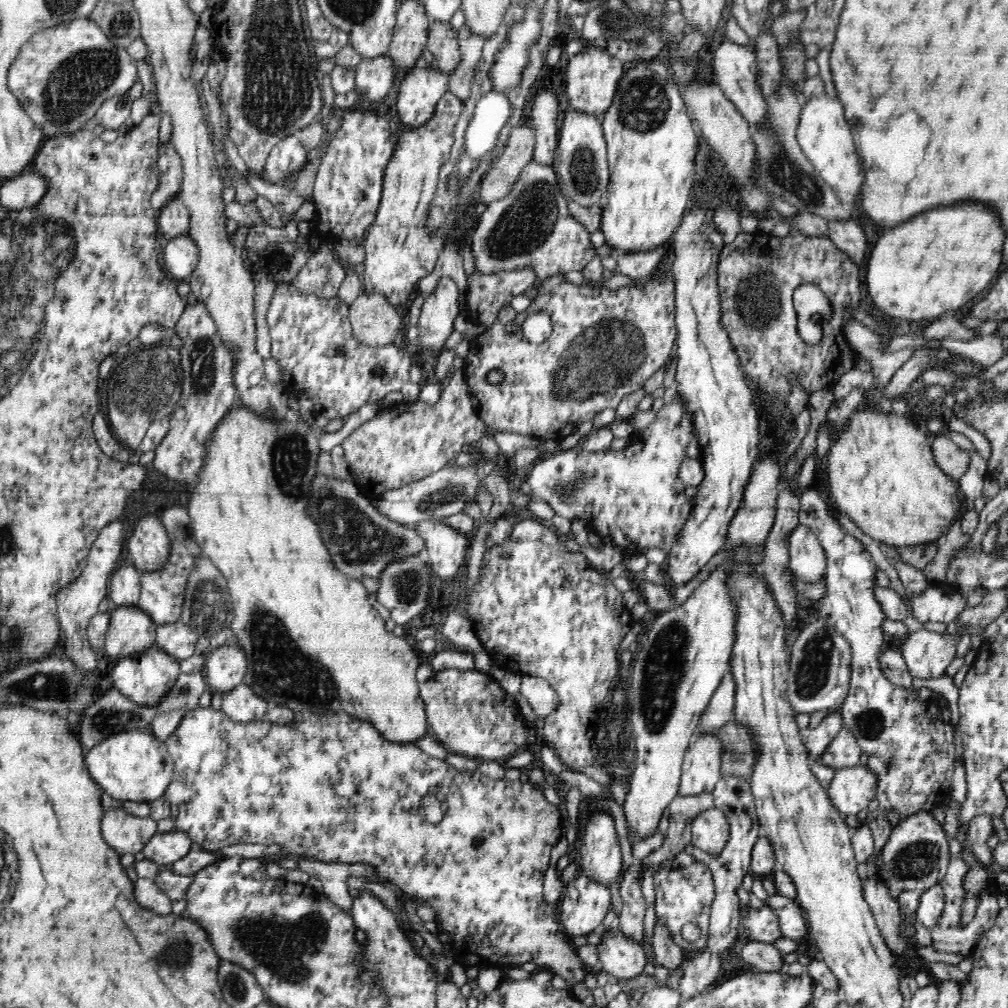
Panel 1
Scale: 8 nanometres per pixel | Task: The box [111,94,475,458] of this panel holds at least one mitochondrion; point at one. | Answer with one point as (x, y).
(200, 360)

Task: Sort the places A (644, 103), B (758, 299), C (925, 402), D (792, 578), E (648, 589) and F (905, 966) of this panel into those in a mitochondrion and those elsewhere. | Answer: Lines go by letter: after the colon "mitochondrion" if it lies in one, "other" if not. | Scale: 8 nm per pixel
A: mitochondrion
B: mitochondrion
C: mitochondrion
D: other
E: other
F: other

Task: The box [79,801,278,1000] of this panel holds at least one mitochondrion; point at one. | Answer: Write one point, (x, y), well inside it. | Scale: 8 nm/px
(177, 966)

